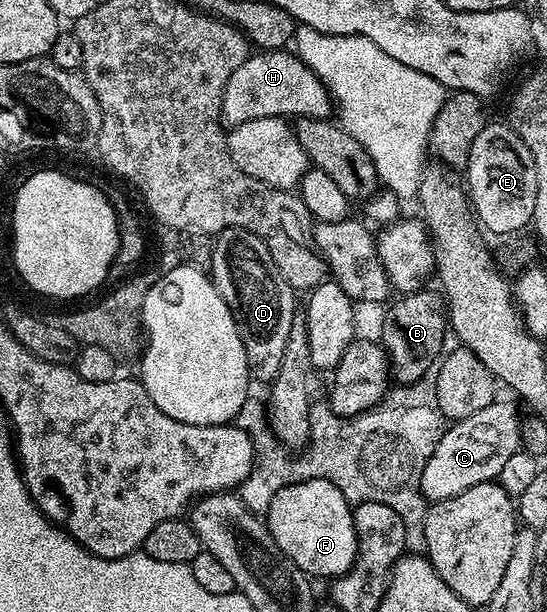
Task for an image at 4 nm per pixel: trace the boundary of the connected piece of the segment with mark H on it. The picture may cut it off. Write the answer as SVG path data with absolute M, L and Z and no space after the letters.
M258 50L247 58L228 78L228 86L224 86L222 99L223 125L235 128L244 122L252 122L252 118L316 118L325 120L331 115L332 101L326 83L314 73L309 66L290 50Z

